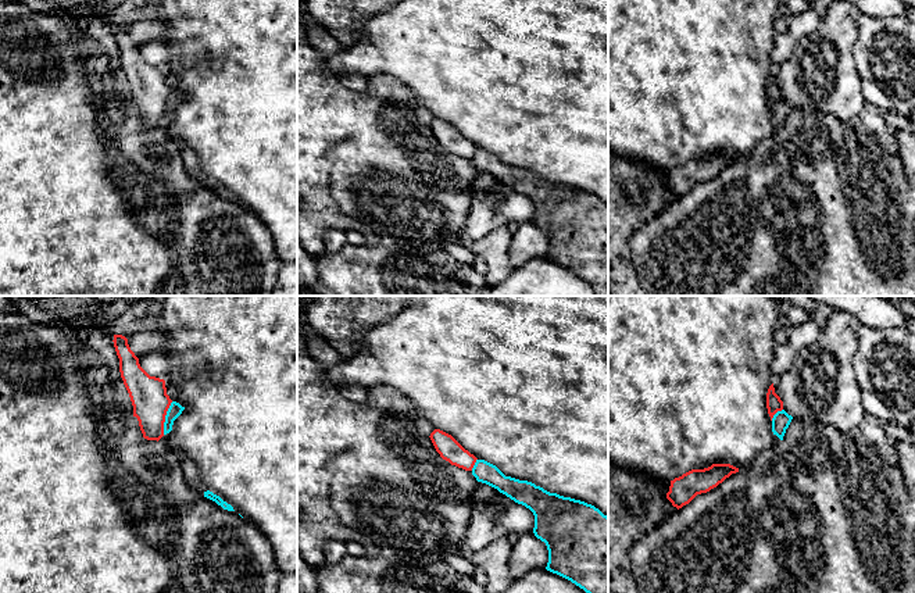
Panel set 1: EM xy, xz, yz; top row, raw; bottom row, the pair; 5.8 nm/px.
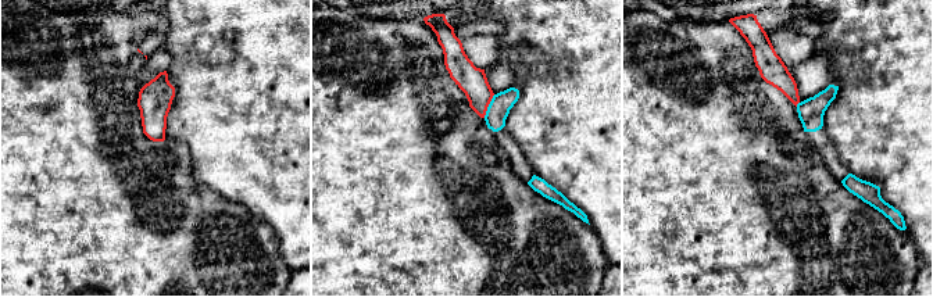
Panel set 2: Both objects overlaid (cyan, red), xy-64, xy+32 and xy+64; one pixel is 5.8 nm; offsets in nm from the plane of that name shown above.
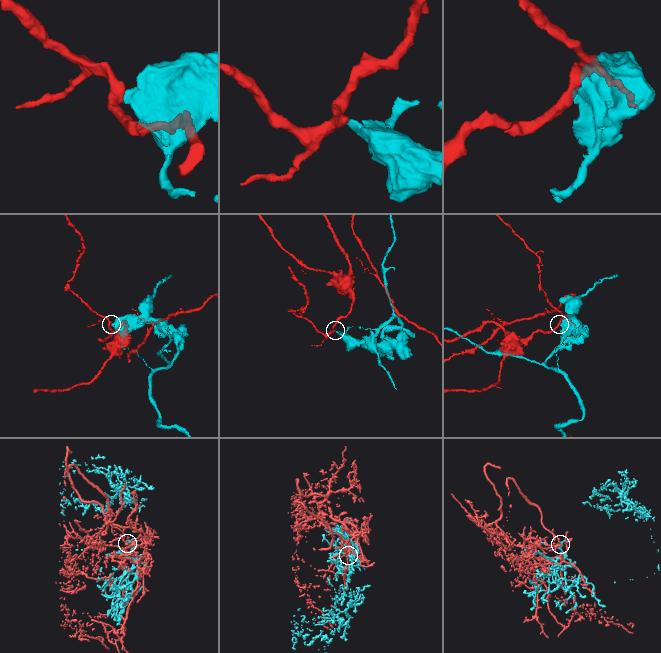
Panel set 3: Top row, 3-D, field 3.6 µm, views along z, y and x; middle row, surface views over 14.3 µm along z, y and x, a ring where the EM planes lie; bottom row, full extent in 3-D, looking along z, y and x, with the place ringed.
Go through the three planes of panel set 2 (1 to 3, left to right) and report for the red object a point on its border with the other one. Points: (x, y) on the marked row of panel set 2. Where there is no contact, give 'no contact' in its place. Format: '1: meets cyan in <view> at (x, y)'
1: no contact
2: meets cyan in xy+32 at (489, 106)
3: meets cyan in xy+64 at (797, 104)

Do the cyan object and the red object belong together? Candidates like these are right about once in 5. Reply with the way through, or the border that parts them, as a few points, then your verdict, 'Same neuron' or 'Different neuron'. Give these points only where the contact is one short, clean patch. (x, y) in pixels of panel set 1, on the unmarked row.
Boundary: xy (172, 90), (165, 104), (163, 122). Different neuron

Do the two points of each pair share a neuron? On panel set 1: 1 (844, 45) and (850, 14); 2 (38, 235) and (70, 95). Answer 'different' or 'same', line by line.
1: same
2: same

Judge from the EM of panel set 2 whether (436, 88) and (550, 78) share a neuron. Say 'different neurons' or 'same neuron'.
different neurons

